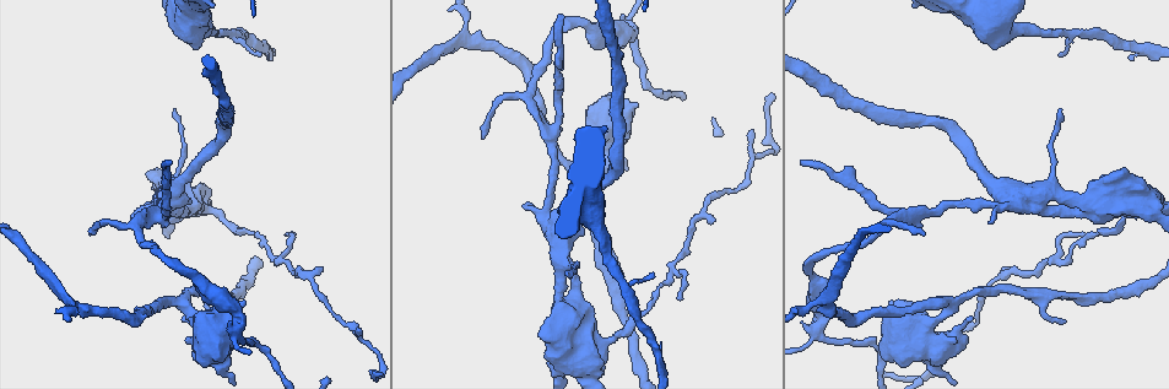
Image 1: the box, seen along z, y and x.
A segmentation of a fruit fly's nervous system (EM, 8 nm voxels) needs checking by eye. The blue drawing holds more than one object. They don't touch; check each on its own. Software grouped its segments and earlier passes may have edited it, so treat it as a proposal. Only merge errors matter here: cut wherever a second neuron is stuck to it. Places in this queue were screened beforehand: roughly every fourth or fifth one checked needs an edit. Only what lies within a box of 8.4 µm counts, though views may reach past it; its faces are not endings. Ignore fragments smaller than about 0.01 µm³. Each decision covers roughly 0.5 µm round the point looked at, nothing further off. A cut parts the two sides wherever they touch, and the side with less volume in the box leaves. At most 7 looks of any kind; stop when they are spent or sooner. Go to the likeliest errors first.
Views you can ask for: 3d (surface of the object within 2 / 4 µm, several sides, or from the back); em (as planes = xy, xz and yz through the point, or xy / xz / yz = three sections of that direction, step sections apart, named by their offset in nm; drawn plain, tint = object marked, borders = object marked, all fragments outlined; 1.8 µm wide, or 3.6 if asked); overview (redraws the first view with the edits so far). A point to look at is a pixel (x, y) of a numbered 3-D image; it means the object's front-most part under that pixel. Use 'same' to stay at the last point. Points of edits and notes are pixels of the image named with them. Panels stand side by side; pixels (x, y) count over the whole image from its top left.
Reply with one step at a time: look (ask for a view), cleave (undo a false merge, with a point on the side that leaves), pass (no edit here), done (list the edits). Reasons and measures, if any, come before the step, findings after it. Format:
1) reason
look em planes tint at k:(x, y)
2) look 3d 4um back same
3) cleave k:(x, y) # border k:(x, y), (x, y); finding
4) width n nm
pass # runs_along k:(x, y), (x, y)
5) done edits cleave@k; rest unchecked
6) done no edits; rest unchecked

three-way junction
look 3d 2um at 1:(820, 337)

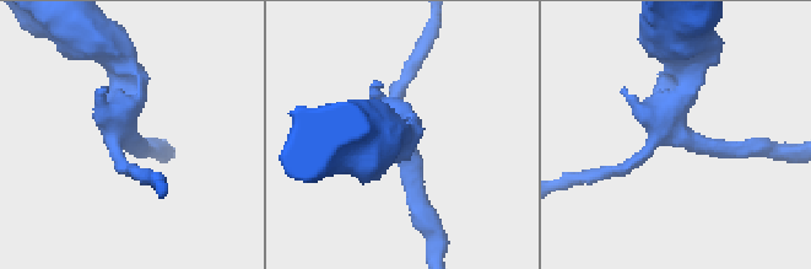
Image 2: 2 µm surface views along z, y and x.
shape alone is not enough
look em yz step 8 tint at 2:(673, 129)

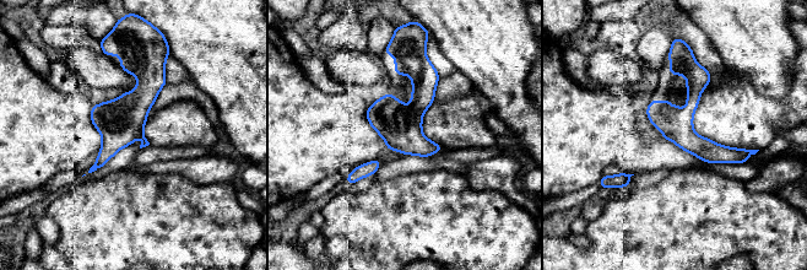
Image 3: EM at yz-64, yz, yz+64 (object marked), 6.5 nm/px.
look em planes borders same

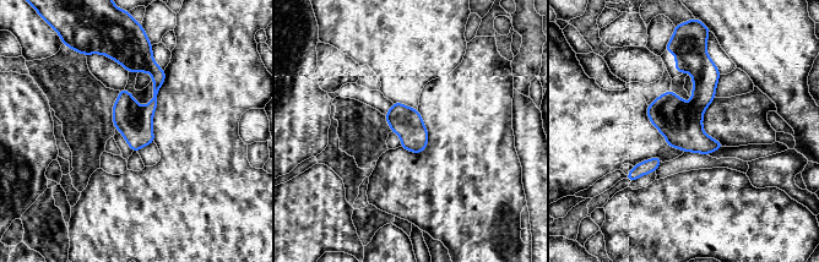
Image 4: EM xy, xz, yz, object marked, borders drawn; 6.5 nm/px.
width 200 nm
pass # continuous, no second neuron

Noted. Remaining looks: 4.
thin neck
look em xz step 16 tint at 1:(1094, 202)

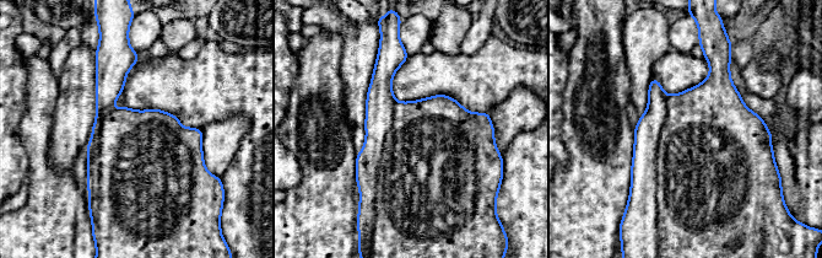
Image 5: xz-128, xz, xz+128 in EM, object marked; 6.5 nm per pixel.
width 420 nm
cleave 5:(647, 134) # part_leaving 5:(404, 55), (380, 81), (372, 189); two neurons meet here

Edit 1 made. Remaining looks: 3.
look em xz step 16 tint at 1:(919, 212)

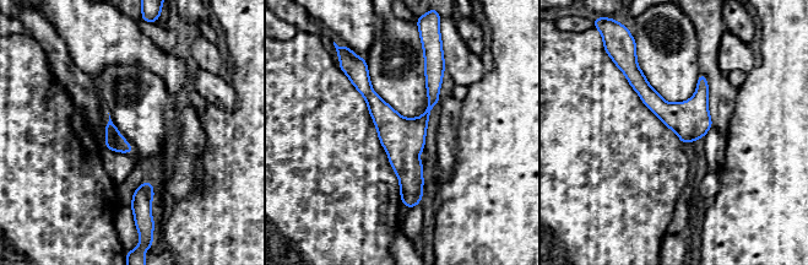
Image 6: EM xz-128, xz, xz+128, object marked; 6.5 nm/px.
cut it another way
look em planes borders same

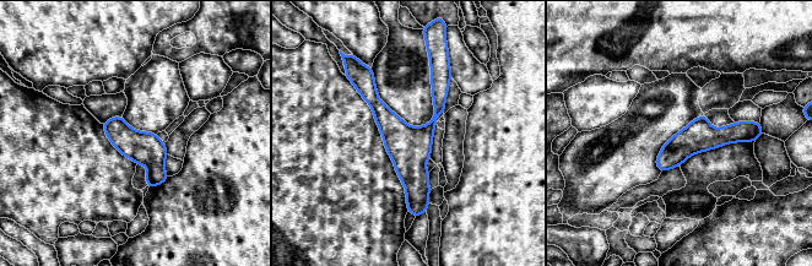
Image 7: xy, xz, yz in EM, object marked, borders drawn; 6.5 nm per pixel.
pass # runs_along 7:(434, 69), (439, 108), (415, 144), (415, 211); all the same neuron

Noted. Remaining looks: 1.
done edits cleave@5; rest unchecked

